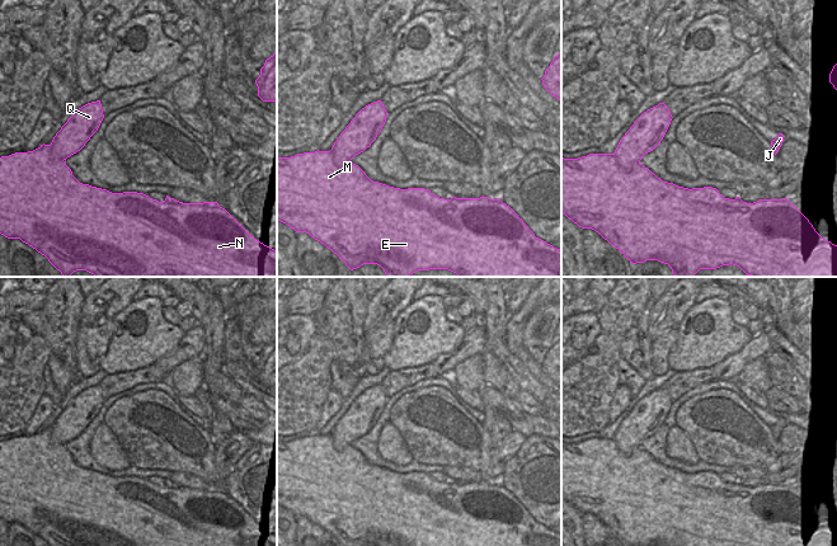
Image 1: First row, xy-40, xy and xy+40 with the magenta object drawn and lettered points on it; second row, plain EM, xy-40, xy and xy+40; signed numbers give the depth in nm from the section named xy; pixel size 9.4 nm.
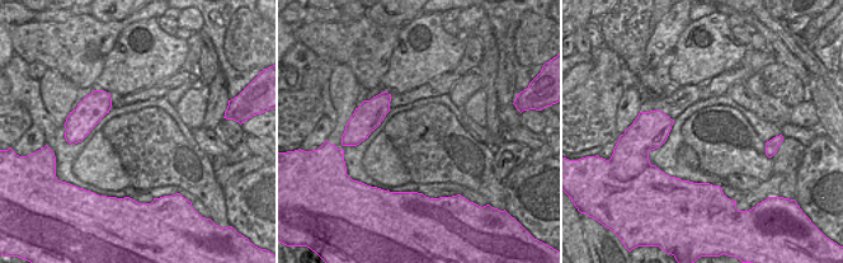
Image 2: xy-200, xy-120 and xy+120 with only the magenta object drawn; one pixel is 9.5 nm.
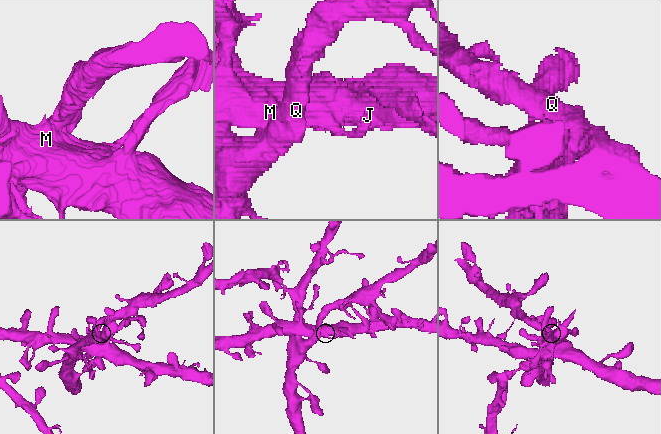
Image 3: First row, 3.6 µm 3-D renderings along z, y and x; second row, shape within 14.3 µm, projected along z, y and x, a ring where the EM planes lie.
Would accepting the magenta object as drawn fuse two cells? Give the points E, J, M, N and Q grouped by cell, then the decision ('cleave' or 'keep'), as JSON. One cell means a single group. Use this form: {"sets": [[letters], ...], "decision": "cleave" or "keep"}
{"sets": [["E", "J", "M", "N"], ["Q"]], "decision": "cleave"}

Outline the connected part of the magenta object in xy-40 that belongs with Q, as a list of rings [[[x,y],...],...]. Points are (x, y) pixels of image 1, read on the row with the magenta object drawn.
[[[100,100],[88,103],[79,108],[51,142],[55,157],[66,160],[80,151],[98,131],[103,118]]]

